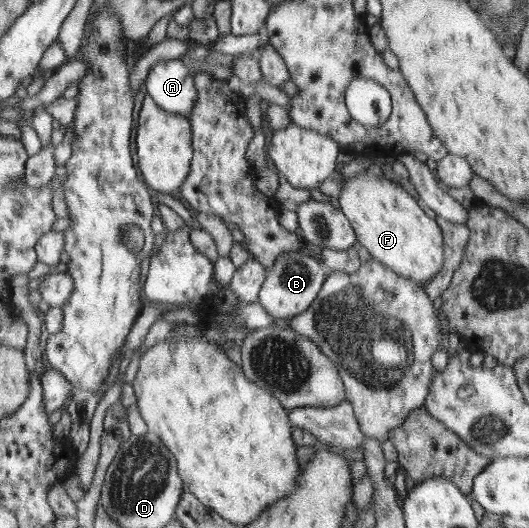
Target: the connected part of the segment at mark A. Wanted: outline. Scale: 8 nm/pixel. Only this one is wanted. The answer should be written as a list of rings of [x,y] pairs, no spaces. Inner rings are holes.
[[[159,60],[148,75],[145,91],[153,101],[167,112],[188,117],[197,104],[197,91],[193,85],[193,73],[183,64],[183,60]]]

